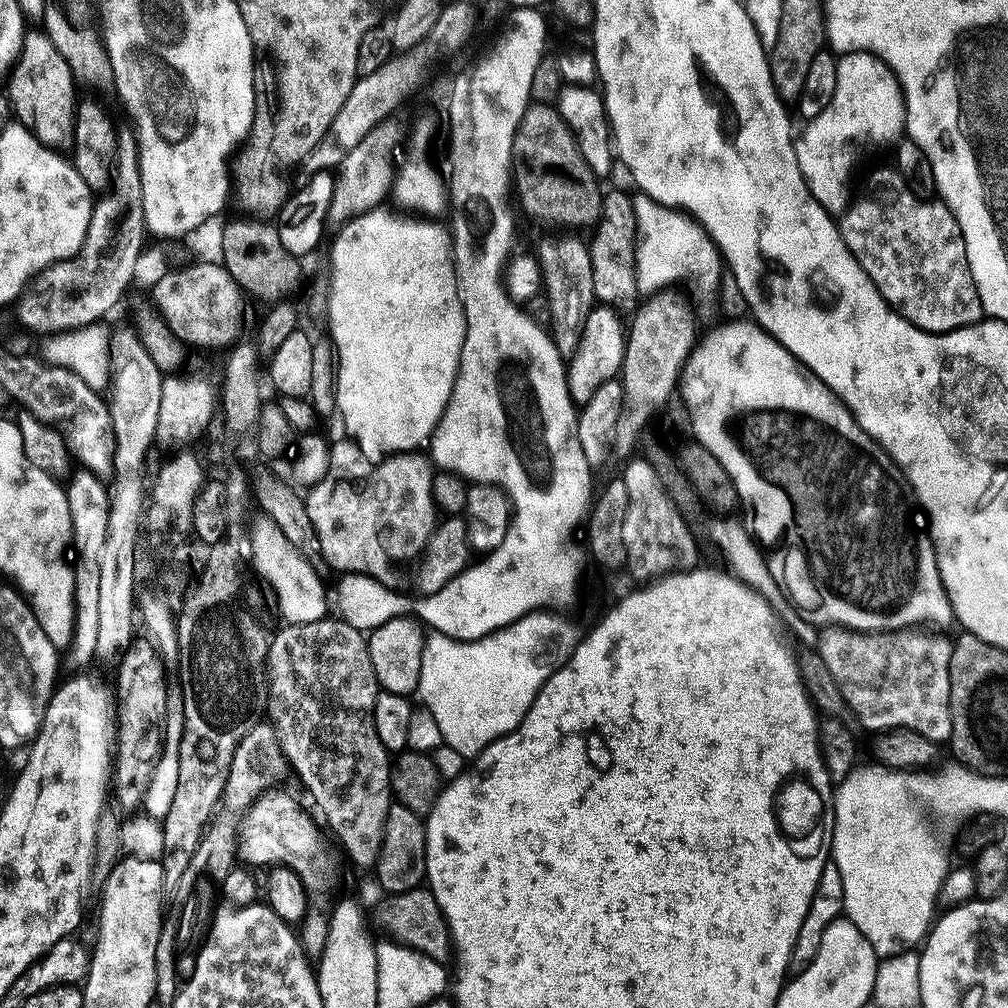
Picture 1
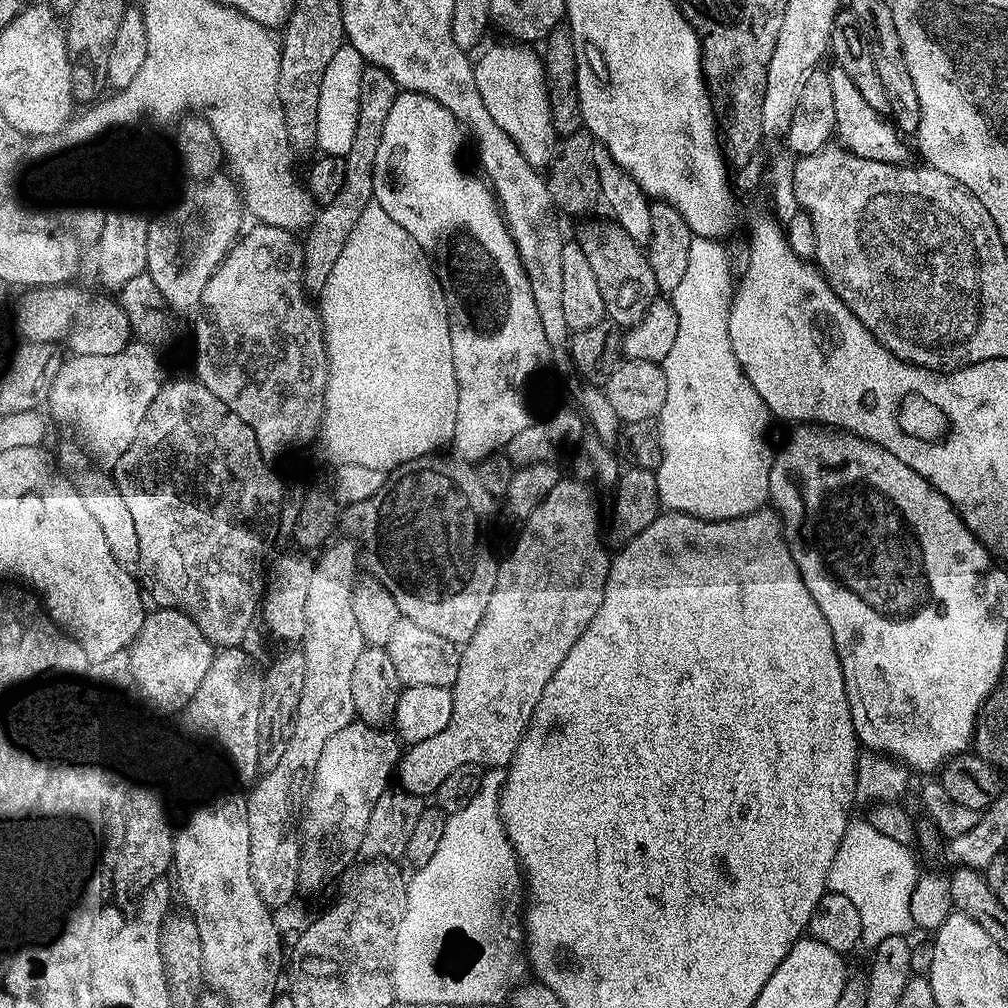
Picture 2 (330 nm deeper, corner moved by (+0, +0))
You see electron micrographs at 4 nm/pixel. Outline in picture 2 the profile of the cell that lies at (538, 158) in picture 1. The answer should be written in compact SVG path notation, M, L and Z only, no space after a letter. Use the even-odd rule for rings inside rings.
M584 224L580 228L578 243L582 254L590 261L594 269L594 278L598 278L598 291L602 293L602 306L607 319L617 328L633 328L646 314L653 300L657 299L658 289L654 282L654 270L650 270L647 251L626 234L619 224Z

